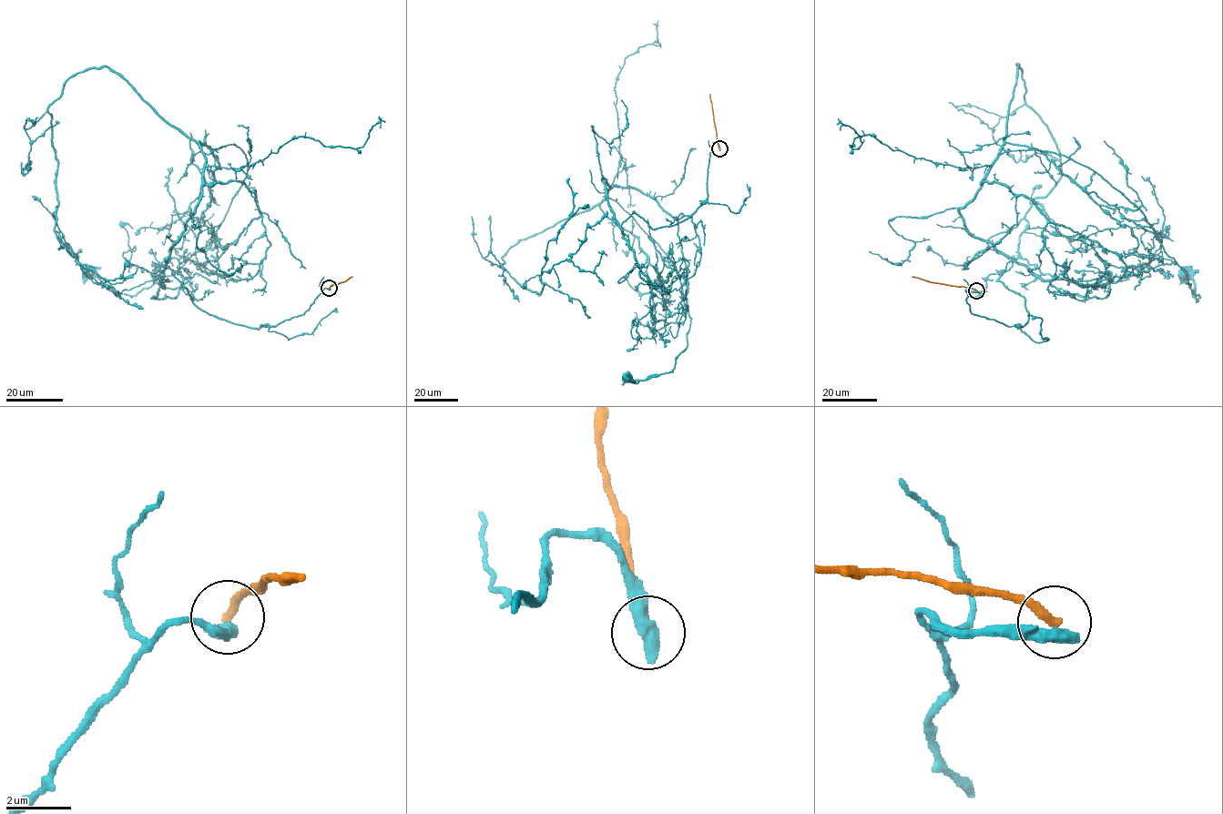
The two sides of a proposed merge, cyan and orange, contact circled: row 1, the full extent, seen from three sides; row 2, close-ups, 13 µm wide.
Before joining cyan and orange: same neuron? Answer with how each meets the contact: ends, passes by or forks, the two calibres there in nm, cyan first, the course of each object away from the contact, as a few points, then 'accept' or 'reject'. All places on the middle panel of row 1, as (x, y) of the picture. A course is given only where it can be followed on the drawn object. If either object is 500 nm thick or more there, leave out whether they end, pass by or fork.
500/240 nm | cyan via (719, 148), (708, 198), (673, 225), (619, 225), (603, 178), (691, 319), (672, 371), (628, 378) | orange via (719, 148), (709, 94) | reject

